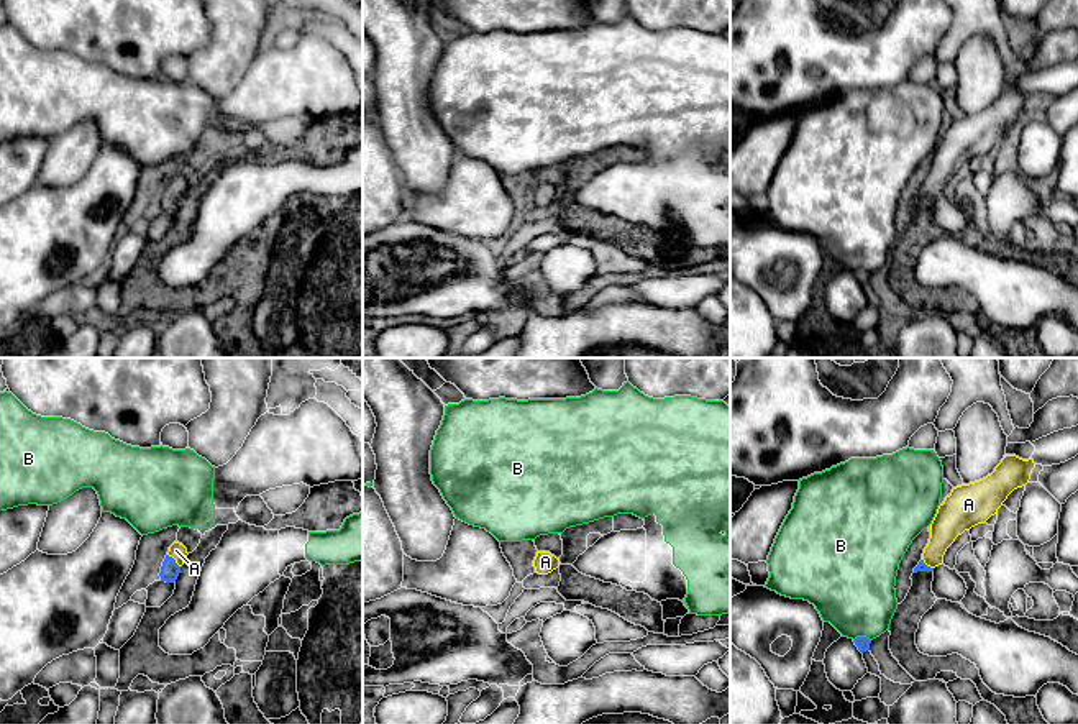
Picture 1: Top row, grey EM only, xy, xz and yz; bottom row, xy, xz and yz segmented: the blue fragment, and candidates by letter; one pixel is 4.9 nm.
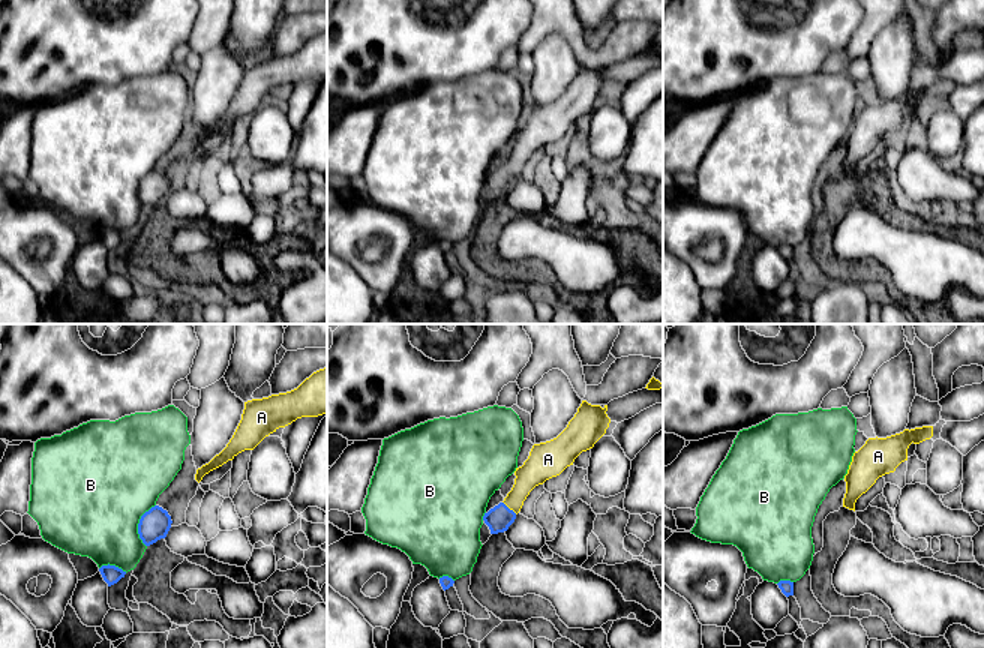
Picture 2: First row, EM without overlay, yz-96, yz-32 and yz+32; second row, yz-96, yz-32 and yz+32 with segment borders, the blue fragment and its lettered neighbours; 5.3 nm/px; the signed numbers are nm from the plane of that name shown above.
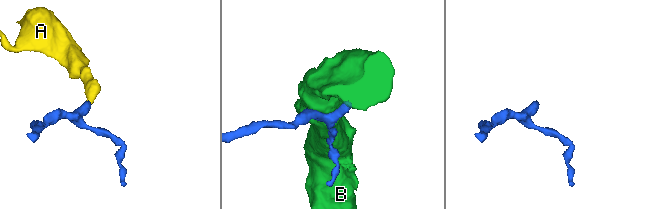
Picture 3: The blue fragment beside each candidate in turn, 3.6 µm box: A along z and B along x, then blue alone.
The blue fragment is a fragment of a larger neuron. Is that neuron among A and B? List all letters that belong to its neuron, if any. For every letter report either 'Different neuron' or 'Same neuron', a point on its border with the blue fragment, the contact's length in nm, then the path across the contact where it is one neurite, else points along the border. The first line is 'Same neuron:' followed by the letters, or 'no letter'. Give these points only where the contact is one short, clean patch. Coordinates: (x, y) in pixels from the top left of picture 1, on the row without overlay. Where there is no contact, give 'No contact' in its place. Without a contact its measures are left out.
Same neuron: A
A: Same neuron. Touches blue at xy (174, 192). Shared border 90 nm. Path across: xy (169, 202), (174, 192), (176, 183)
B: Different neuron. Touches blue at yz (862, 270). Shared border 90 nm

